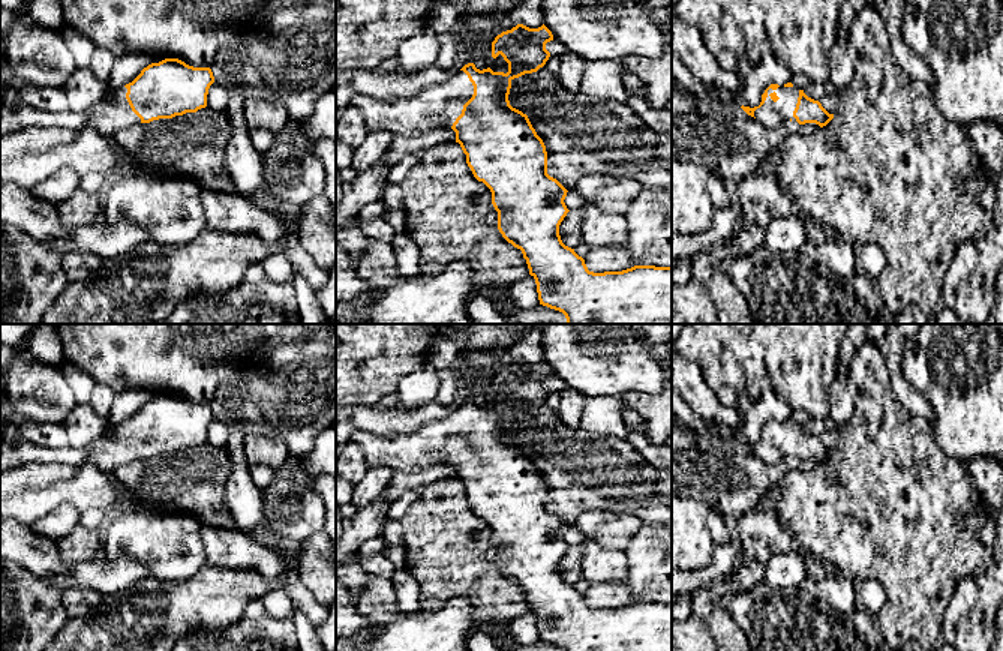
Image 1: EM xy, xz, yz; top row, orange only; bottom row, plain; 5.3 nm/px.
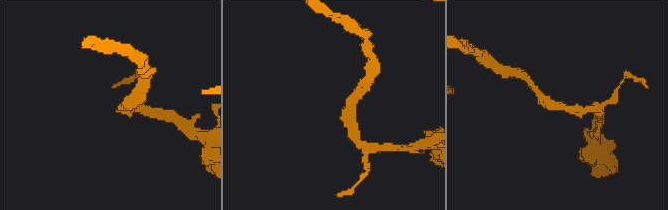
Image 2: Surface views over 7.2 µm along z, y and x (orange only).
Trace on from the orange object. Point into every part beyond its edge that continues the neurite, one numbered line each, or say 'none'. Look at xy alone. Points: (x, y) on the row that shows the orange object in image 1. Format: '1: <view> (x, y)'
1: xy (105, 119)

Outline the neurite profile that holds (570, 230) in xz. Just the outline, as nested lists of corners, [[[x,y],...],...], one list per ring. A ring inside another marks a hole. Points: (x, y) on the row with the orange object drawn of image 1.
[[[582,208],[570,210],[559,225],[559,236],[565,246],[574,249],[583,242],[582,236]]]

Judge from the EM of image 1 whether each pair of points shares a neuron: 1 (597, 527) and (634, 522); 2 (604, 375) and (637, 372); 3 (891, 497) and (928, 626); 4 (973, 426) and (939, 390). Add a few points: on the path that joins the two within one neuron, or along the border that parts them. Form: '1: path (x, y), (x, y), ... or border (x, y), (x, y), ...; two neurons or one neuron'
1: path (606, 527), (625, 525); one neuron
2: path (612, 371), (630, 371); one neuron
3: path (904, 528), (919, 549), (919, 594); one neuron
4: path (966, 417), (948, 399); one neuron

